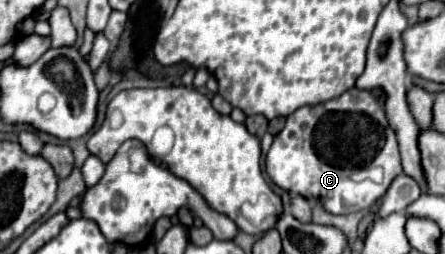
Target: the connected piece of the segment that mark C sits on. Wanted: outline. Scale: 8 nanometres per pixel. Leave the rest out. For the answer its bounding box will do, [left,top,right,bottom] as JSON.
[265,89,403,213]

